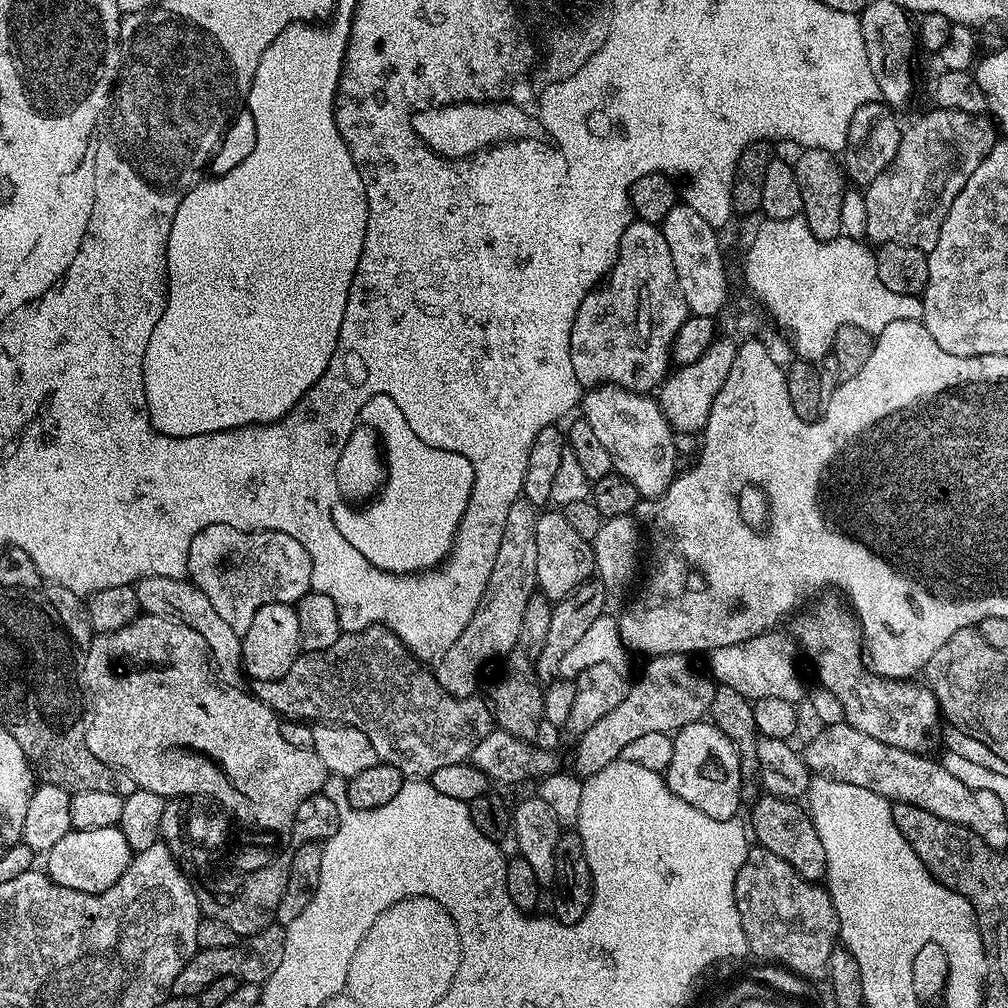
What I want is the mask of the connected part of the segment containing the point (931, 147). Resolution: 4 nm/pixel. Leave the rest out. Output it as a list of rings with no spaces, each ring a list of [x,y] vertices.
[[[933,107],[932,112],[922,117],[917,124],[903,129],[898,154],[894,162],[874,178],[863,189],[866,202],[866,237],[873,245],[905,244],[914,246],[926,254],[938,246],[938,234],[942,230],[942,222],[946,222],[946,214],[950,214],[950,206],[954,206],[954,198],[962,194],[962,186],[970,182],[970,174],[978,170],[982,158],[990,154],[996,145],[998,129],[987,115],[971,116],[958,110]]]

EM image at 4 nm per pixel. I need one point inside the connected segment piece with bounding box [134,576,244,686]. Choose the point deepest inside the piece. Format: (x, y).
(180, 600)

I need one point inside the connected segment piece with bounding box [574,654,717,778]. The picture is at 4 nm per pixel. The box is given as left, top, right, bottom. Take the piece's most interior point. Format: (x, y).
(671, 693)

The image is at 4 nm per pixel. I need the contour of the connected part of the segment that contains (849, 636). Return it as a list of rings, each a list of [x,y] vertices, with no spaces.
[[[828,600],[821,608],[812,608],[805,616],[797,615],[791,621],[791,635],[799,651],[812,659],[816,676],[820,679],[817,680],[819,687],[828,688],[830,694],[838,698],[844,720],[862,730],[862,734],[870,734],[870,738],[878,738],[878,742],[898,746],[907,752],[927,749],[924,747],[928,739],[942,724],[940,704],[935,694],[927,686],[919,688],[912,684],[916,682],[911,679],[887,680],[884,676],[877,676],[871,667],[866,666],[859,623],[855,615],[841,604]]]

